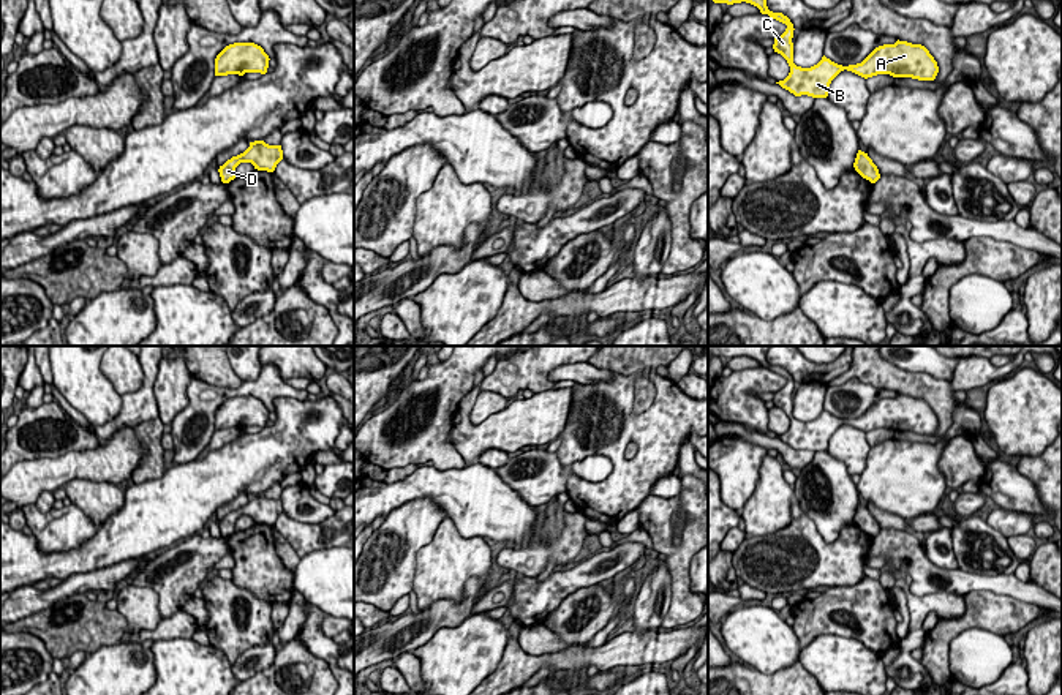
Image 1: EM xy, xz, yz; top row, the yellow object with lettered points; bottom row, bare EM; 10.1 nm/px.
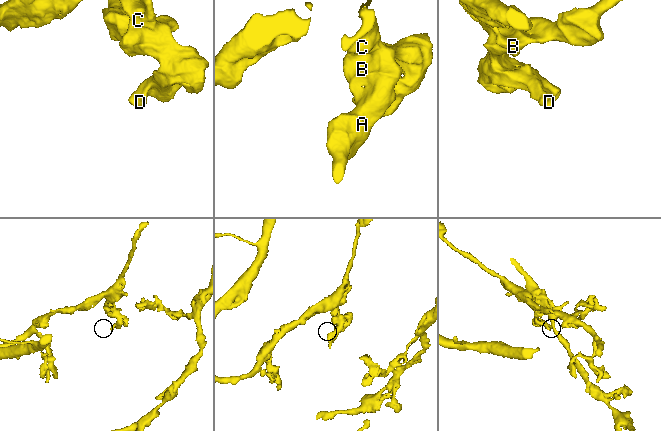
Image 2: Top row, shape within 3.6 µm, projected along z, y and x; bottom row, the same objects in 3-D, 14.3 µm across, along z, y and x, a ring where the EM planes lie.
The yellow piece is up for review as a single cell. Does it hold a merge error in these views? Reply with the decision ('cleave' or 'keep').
keep

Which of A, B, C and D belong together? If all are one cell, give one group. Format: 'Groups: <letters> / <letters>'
Groups: A B C D

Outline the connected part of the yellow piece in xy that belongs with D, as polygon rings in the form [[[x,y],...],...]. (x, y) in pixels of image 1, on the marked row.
[[[264,141],[250,142],[250,147],[228,160],[220,166],[218,172],[223,183],[229,183],[235,178],[235,167],[240,163],[251,163],[258,171],[273,172],[277,164],[283,160],[281,145],[269,145]]]

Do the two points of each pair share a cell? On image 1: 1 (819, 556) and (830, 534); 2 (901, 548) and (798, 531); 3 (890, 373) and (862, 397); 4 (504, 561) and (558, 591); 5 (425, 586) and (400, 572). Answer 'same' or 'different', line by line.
1: different
2: different
3: different
4: different
5: different

